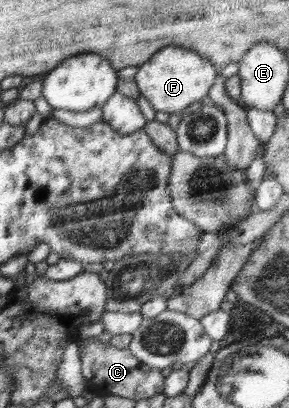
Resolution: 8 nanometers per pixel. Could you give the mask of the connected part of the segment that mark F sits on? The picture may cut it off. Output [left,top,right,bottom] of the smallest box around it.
[134,47,216,114]

